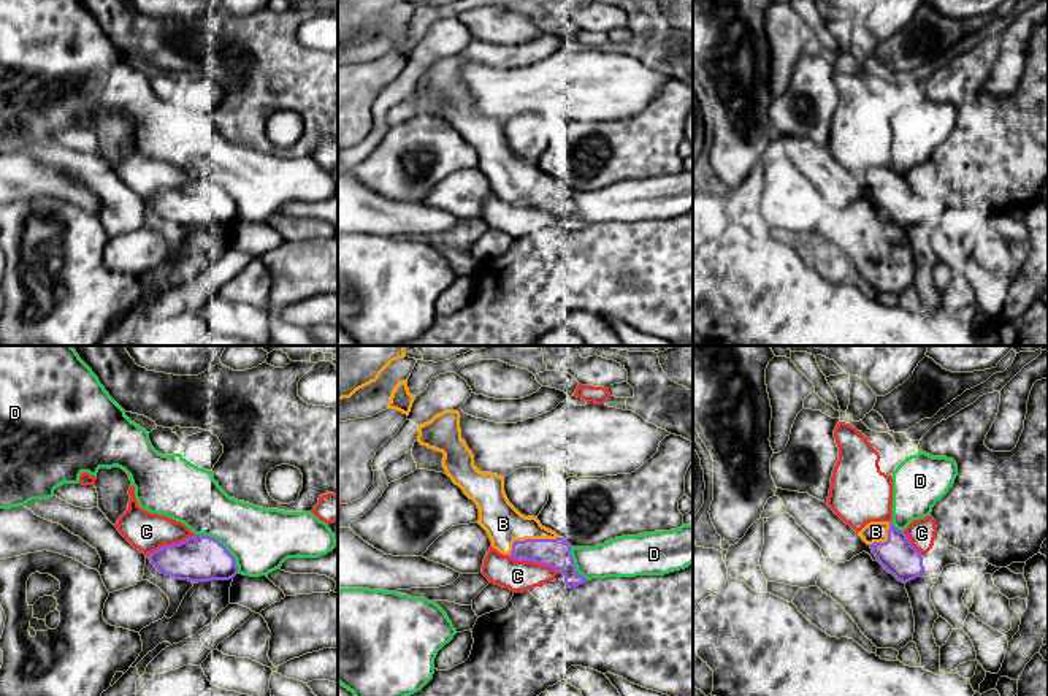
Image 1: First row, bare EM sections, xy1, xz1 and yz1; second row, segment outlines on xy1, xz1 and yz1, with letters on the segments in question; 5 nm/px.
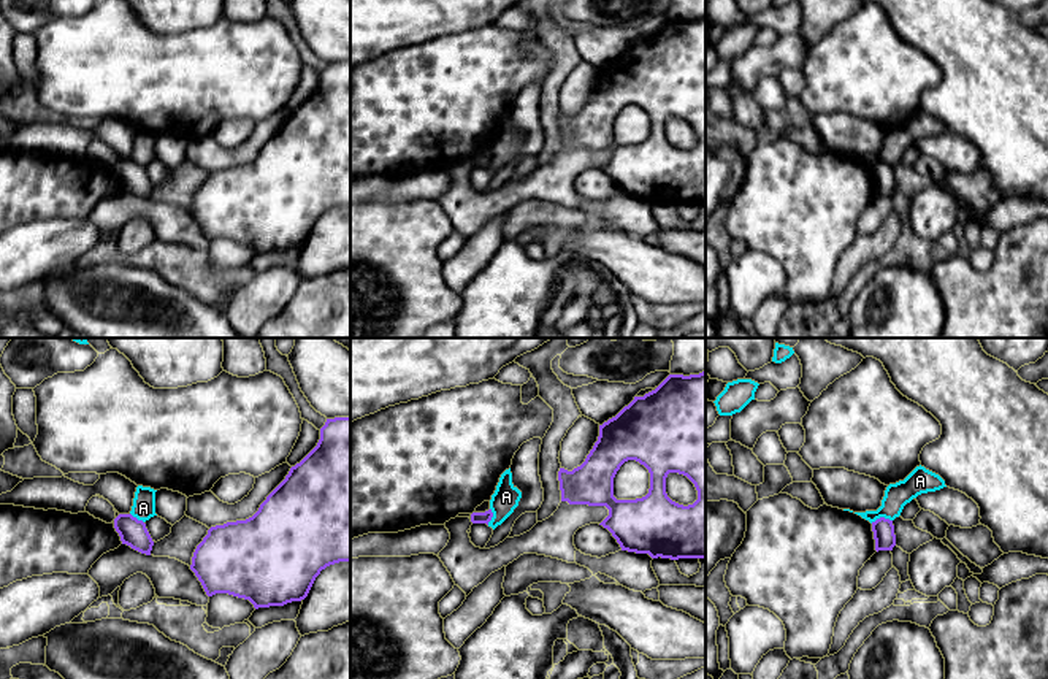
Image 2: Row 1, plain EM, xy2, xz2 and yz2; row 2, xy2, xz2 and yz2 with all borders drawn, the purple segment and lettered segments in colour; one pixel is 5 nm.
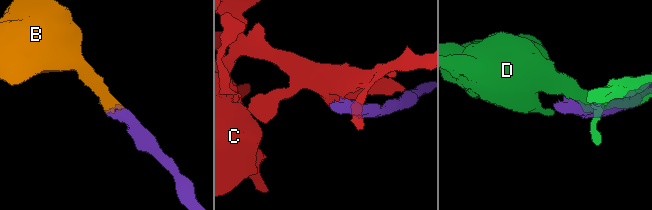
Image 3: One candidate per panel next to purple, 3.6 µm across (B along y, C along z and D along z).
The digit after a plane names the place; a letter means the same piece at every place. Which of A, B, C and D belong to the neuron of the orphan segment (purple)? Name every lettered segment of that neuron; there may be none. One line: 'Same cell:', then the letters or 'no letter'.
Same cell: B

